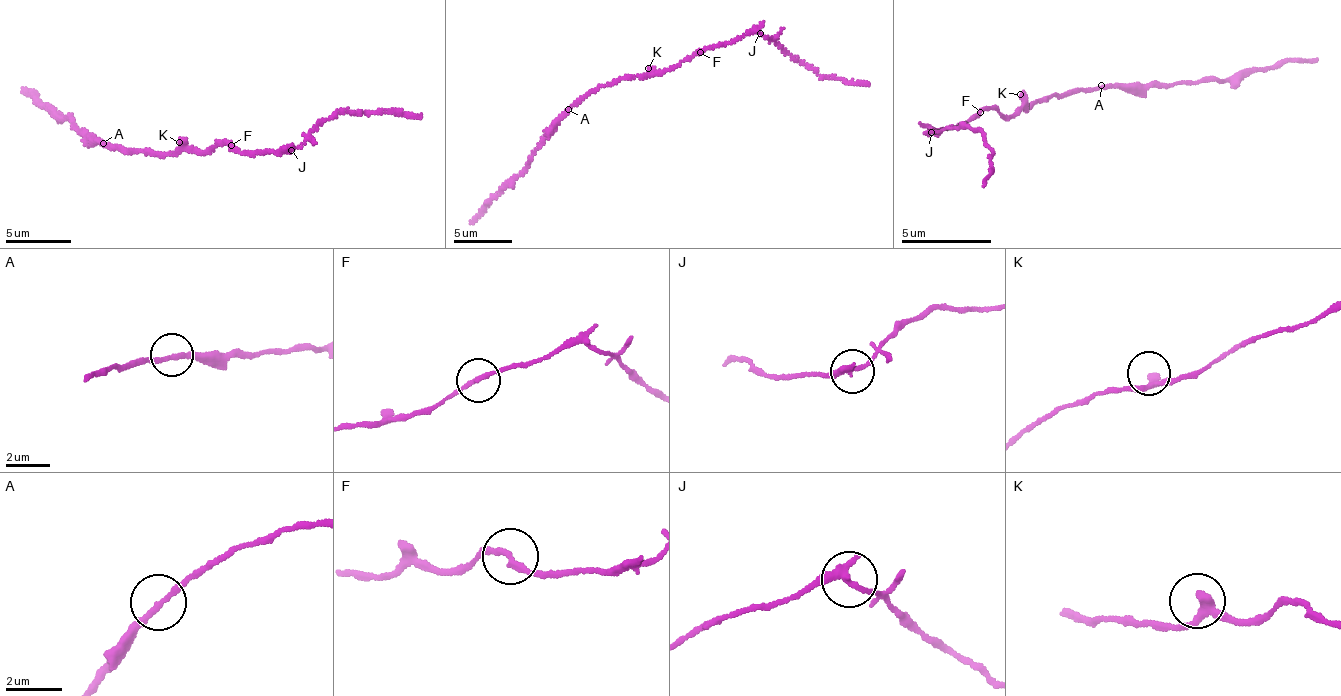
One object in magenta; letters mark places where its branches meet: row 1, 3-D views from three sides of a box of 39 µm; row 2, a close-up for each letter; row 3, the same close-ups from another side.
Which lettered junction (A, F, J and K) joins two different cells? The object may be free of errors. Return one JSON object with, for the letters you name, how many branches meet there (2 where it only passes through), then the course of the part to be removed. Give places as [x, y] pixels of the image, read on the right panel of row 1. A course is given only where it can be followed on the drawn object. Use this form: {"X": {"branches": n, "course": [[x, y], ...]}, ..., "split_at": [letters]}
{"J": {"branches": 2, "course": [[932, 131], [979, 131], [991, 150], [982, 186]]}, "split_at": ["J"]}

